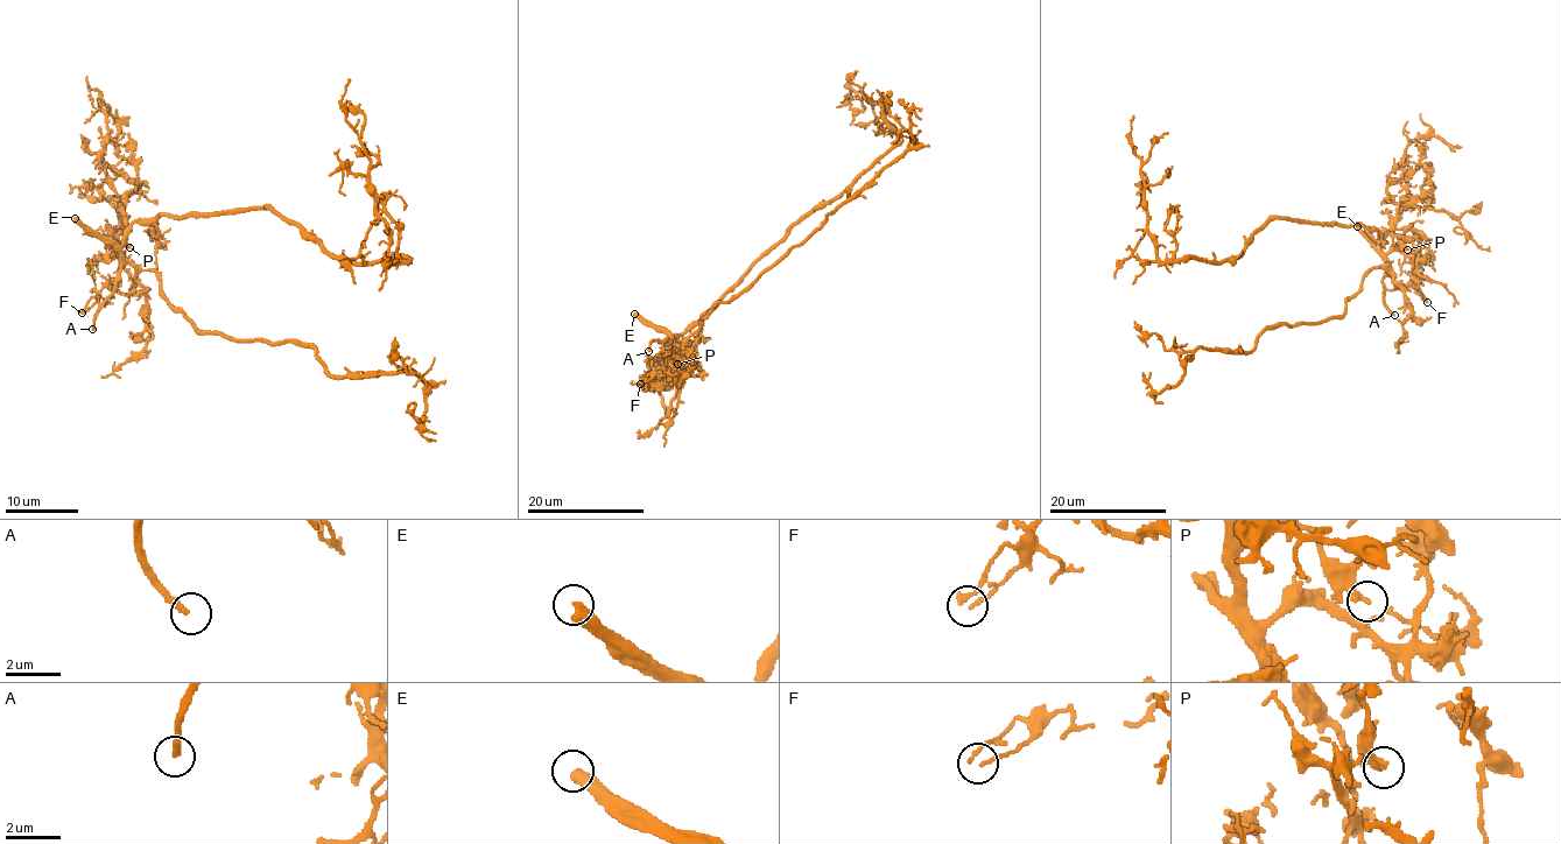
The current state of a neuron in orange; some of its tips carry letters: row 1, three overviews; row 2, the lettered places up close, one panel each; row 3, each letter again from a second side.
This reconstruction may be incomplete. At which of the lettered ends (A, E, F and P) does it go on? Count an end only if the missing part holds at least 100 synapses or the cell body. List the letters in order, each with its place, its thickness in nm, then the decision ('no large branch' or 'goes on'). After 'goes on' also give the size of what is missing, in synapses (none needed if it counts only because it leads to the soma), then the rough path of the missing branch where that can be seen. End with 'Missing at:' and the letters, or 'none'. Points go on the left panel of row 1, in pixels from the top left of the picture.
A: (92, 329) | 220 nm | no large branch
E: (75, 218) | 440 nm | goes on | 140 syn
F: (82, 313) | 110 nm | no large branch
P: (129, 247) | 240 nm | no large branch
Missing at: E

